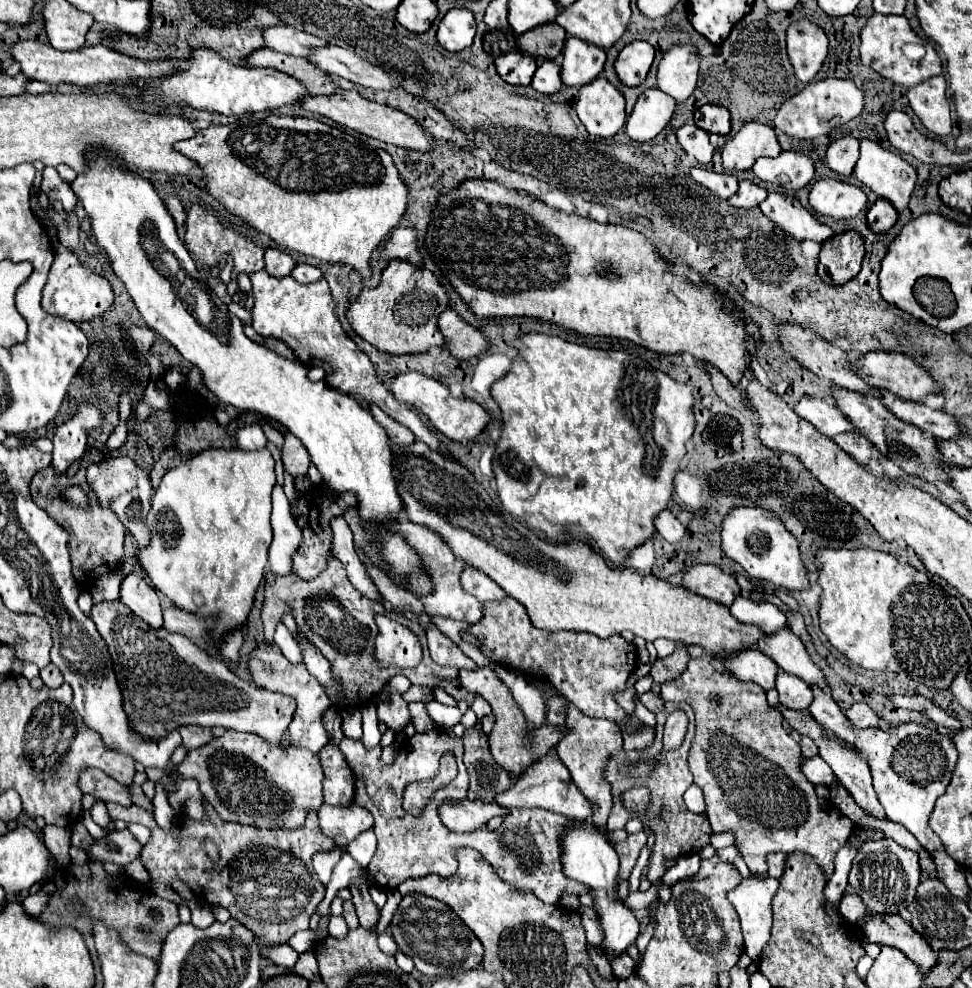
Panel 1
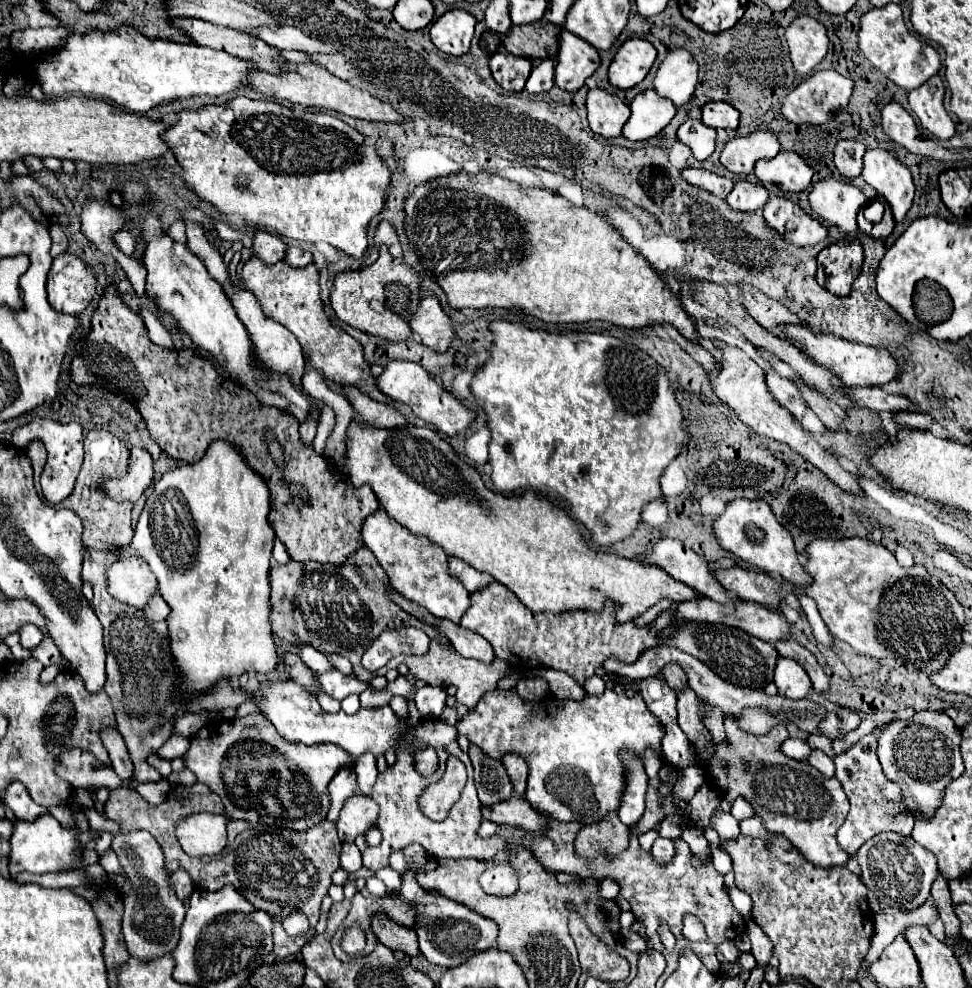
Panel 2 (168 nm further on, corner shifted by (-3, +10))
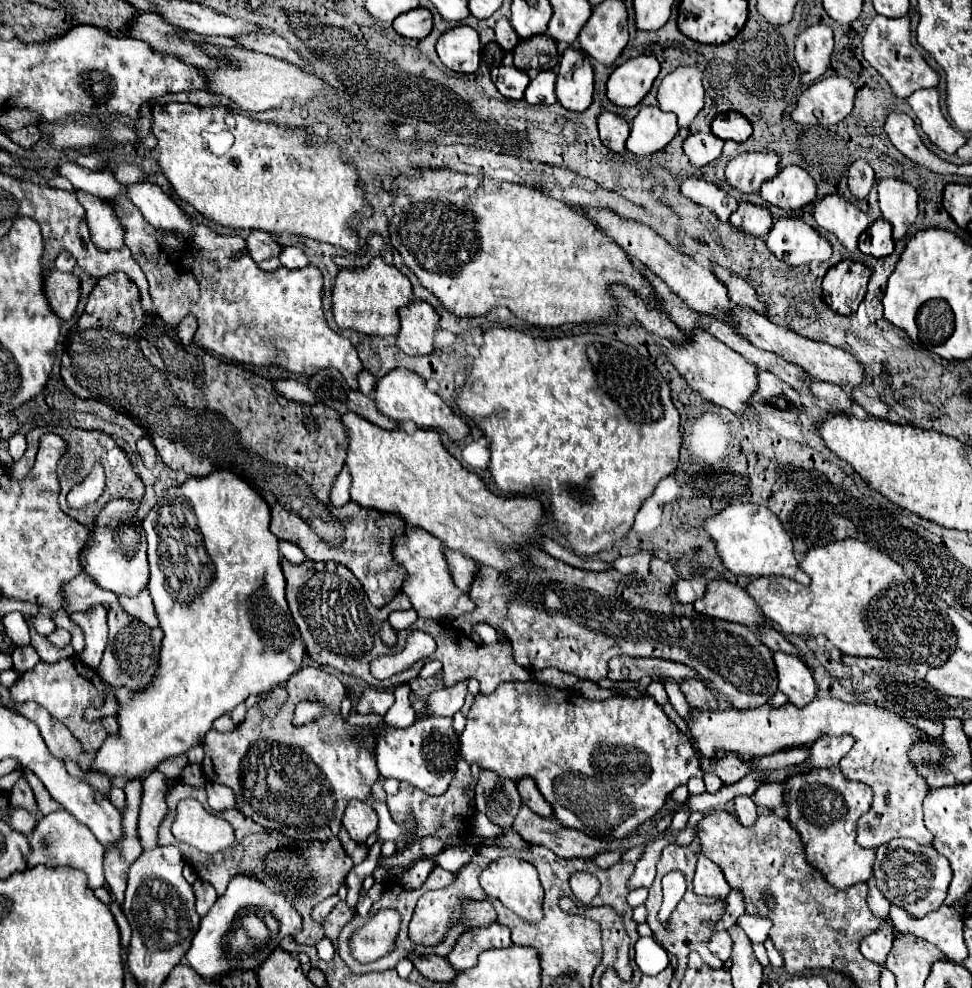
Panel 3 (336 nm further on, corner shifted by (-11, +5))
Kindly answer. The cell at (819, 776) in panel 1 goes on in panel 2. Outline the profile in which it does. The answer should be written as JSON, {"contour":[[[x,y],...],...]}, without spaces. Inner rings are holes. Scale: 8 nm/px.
{"contour":[[[787,738],[783,742],[781,750],[785,752],[785,756],[795,758],[795,760],[803,760],[803,762],[807,762],[809,756],[811,756],[811,752],[813,752],[813,748],[809,746],[809,742],[801,740],[801,738]]]}

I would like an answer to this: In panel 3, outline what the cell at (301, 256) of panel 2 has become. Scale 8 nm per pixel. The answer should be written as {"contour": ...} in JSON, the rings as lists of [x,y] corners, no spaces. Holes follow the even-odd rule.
{"contour":[[[285,247],[281,253],[279,253],[279,261],[283,267],[287,269],[301,269],[309,263],[307,255],[299,249],[299,247]]]}

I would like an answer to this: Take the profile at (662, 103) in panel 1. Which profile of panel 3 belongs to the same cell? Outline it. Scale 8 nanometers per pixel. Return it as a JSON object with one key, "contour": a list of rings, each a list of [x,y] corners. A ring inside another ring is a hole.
{"contour":[[[643,107],[631,123],[631,135],[625,149],[635,155],[651,155],[661,151],[679,131],[677,117],[663,113],[659,107]]]}

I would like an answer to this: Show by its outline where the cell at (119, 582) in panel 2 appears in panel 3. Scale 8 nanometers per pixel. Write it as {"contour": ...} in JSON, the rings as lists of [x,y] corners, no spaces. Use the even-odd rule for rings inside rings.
{"contour":[[[111,499],[95,517],[93,529],[89,531],[89,547],[81,553],[81,567],[101,589],[113,591],[115,595],[137,595],[147,587],[149,565],[147,565],[147,541],[137,519],[137,505],[131,499]]]}

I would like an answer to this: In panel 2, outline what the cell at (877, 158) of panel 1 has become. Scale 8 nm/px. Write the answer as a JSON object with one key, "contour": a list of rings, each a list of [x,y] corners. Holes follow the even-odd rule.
{"contour":[[[867,148],[863,156],[863,172],[867,184],[871,184],[879,196],[883,196],[893,210],[895,222],[901,222],[911,208],[915,184],[911,170],[901,164],[889,150]]]}

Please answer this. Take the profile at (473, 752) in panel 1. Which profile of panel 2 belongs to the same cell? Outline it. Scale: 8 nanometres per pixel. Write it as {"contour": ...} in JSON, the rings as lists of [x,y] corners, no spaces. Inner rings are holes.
{"contour":[[[471,744],[469,758],[475,768],[475,786],[483,806],[491,806],[513,796],[513,784],[501,760],[487,756],[479,746]]]}

